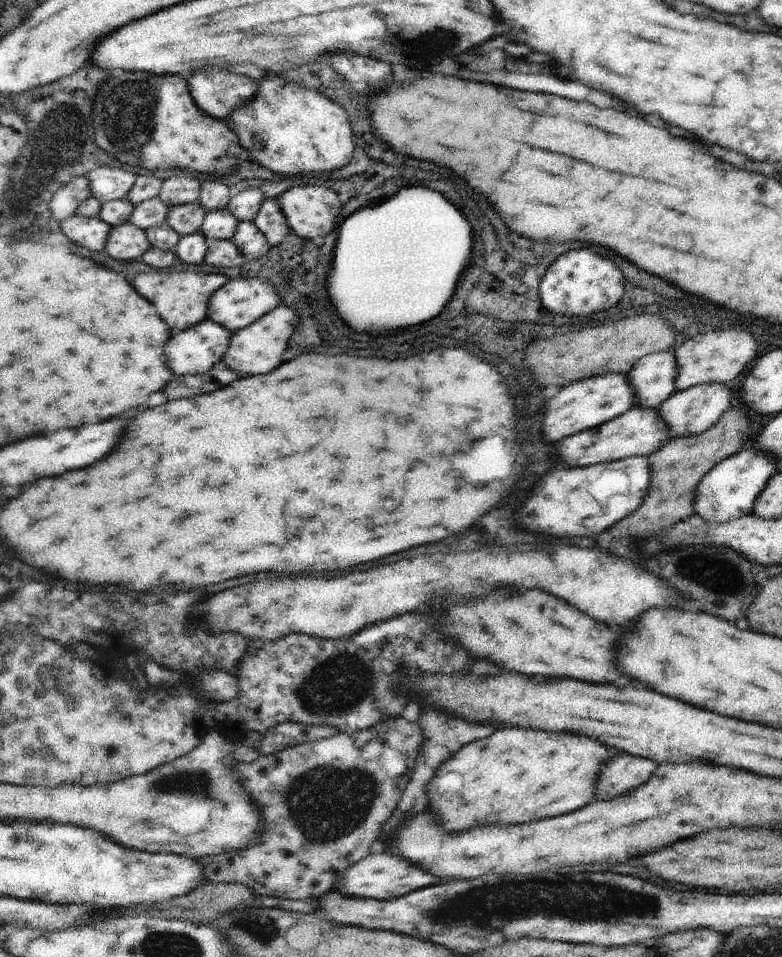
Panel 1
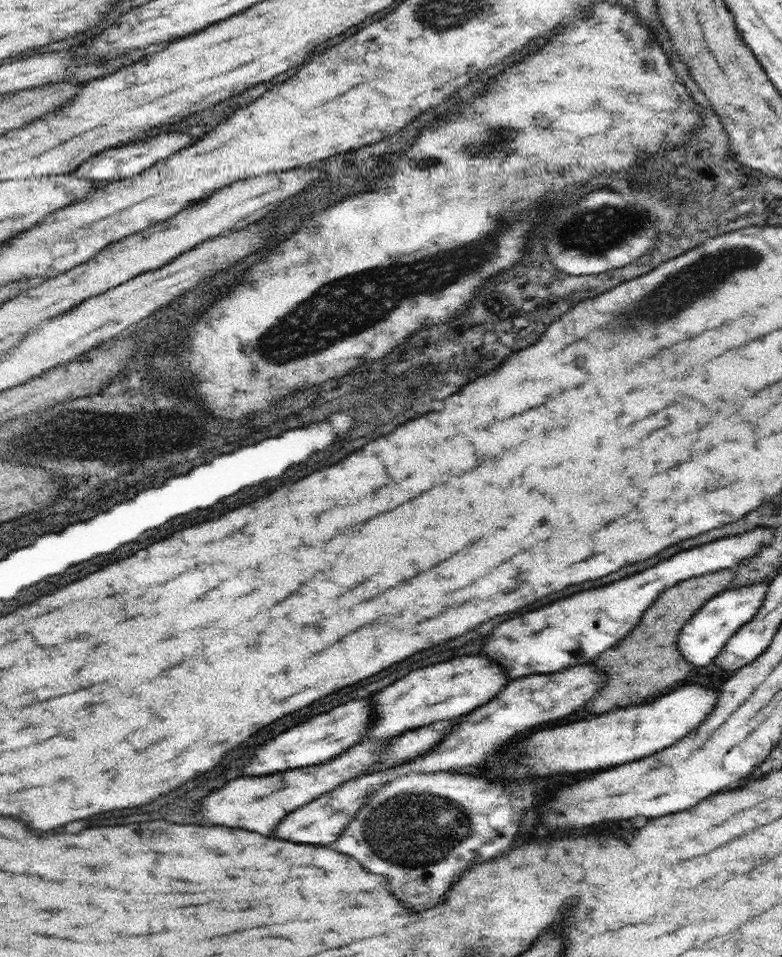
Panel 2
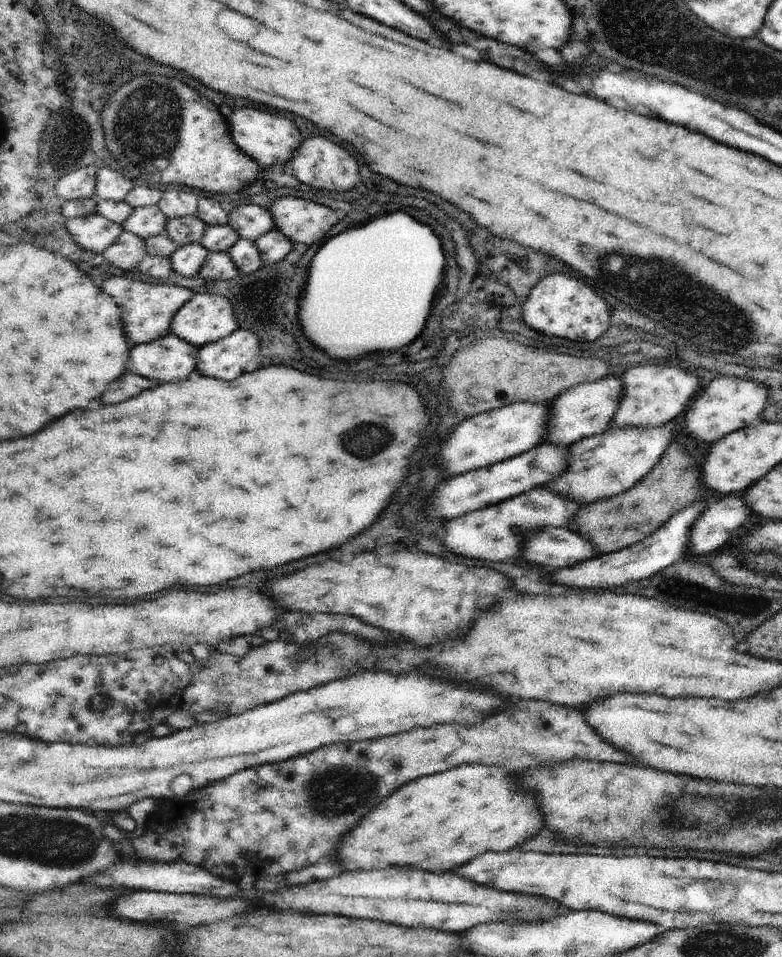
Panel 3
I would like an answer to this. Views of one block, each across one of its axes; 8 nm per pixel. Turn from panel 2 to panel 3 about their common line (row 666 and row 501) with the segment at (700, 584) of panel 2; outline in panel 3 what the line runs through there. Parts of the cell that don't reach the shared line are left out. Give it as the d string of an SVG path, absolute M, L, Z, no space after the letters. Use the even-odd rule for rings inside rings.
M670 443L654 468L626 492L584 505L572 520L572 529L591 542L597 553L615 553L639 543L658 530L678 511L692 505L704 492L700 470L694 458L686 456L680 444Z

